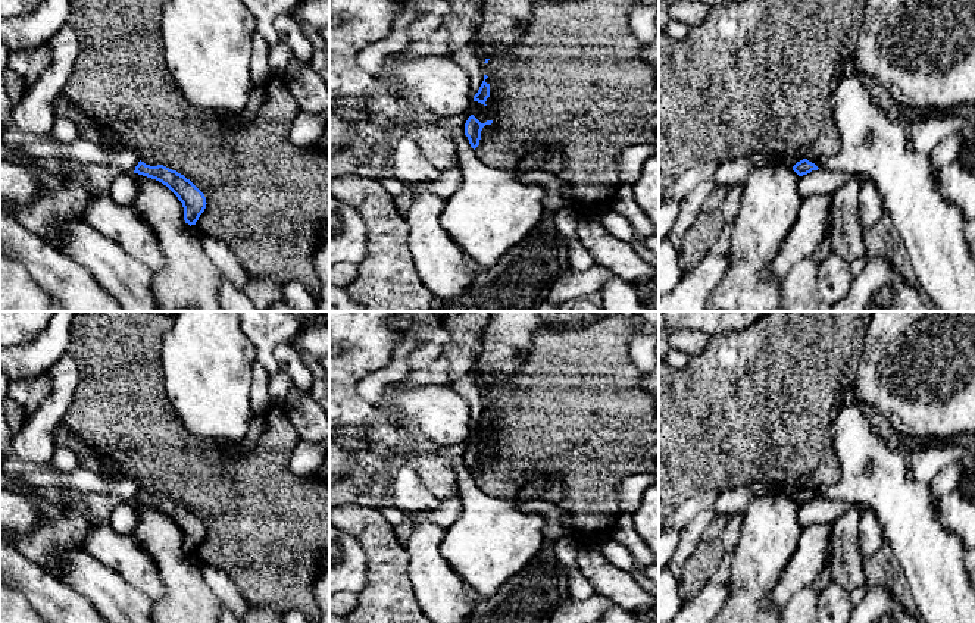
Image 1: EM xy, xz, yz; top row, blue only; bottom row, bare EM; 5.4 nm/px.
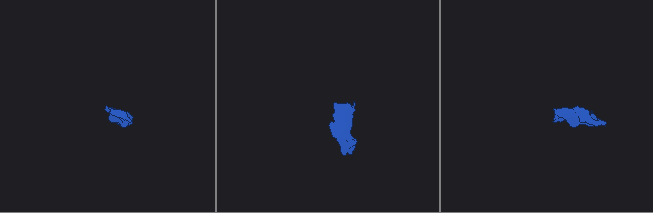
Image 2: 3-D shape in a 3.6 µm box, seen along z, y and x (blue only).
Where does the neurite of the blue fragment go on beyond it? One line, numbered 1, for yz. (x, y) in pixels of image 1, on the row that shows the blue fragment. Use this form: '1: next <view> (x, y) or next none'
1: next none

